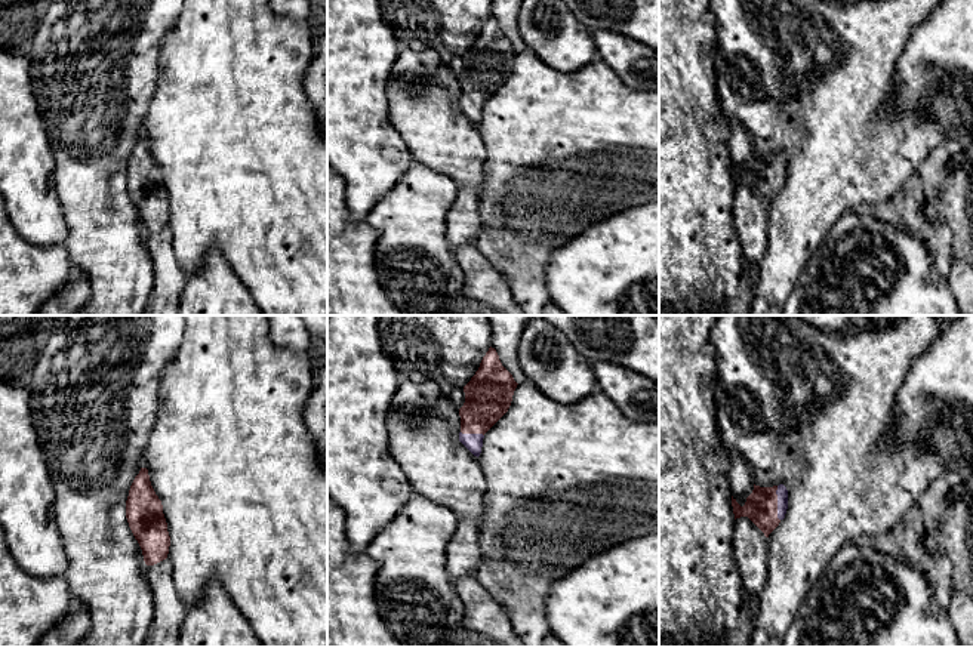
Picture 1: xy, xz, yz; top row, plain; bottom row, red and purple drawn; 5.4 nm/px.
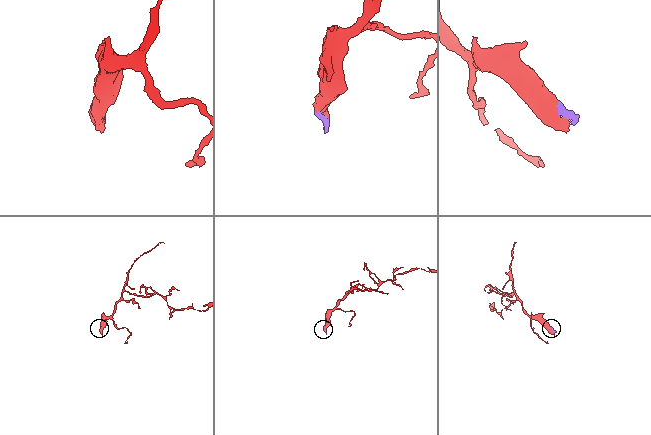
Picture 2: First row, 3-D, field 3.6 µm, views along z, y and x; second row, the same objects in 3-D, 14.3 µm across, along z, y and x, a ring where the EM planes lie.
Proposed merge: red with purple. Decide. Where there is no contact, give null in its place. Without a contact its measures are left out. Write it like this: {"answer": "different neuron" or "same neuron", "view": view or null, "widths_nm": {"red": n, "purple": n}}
{"answer": "same neuron", "view": "yz", "widths_nm": {"red": 180, "purple": 60}}

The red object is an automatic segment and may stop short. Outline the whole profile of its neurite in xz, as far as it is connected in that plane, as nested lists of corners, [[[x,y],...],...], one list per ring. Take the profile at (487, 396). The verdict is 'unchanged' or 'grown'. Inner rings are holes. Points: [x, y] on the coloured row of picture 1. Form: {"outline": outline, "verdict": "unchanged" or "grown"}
{"outline": [[[490,346],[478,370],[464,386],[465,403],[459,409],[459,441],[474,456],[481,453],[484,434],[508,412],[517,385]]], "verdict": "grown"}

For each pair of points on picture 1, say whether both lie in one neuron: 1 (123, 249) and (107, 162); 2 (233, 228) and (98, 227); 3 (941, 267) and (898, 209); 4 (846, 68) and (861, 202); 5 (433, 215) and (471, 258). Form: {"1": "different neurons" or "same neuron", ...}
{"1": "same neuron", "2": "different neurons", "3": "same neuron", "4": "same neuron", "5": "different neurons"}

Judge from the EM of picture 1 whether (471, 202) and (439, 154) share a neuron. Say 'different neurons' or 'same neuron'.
same neuron

